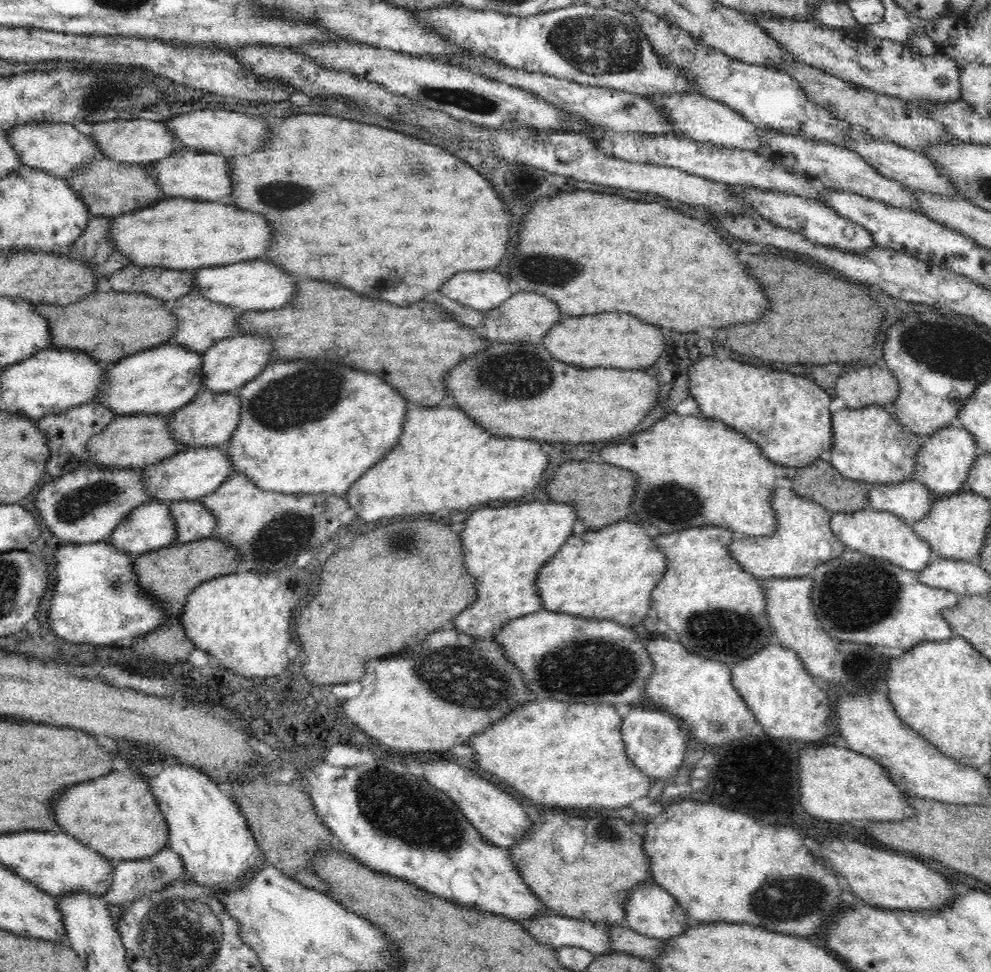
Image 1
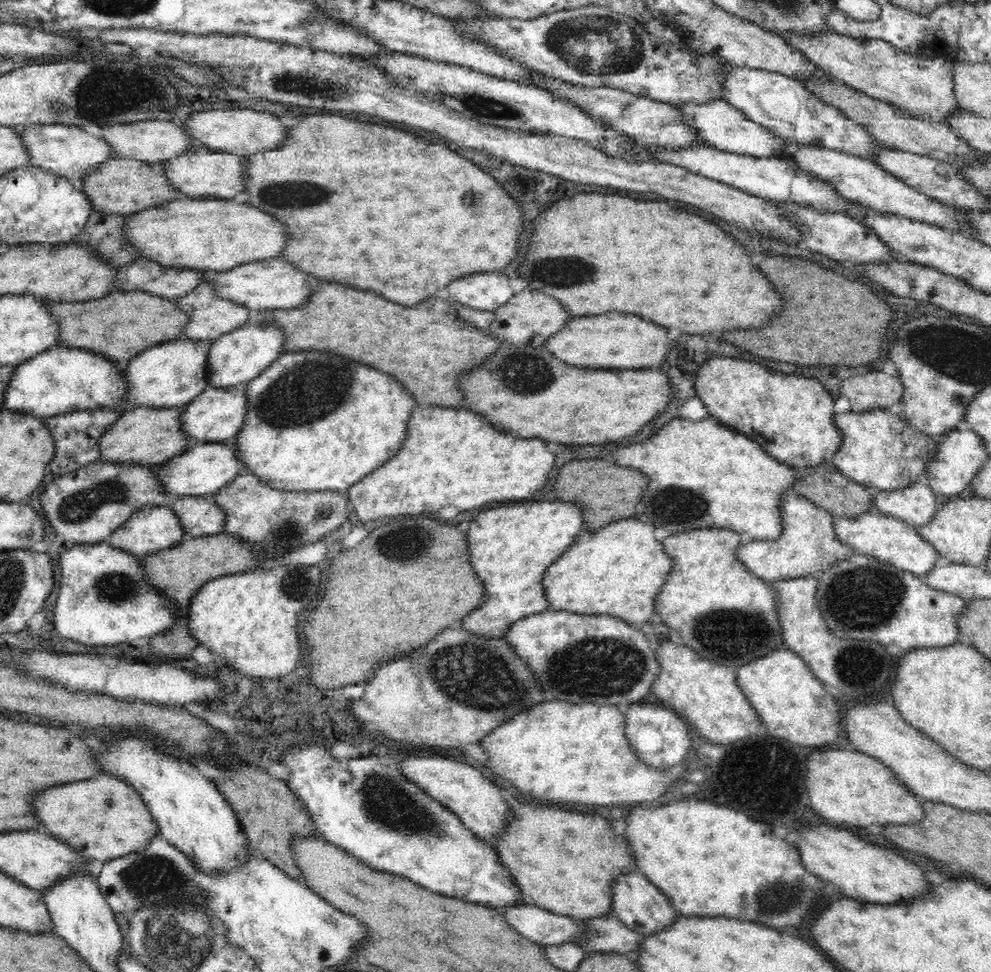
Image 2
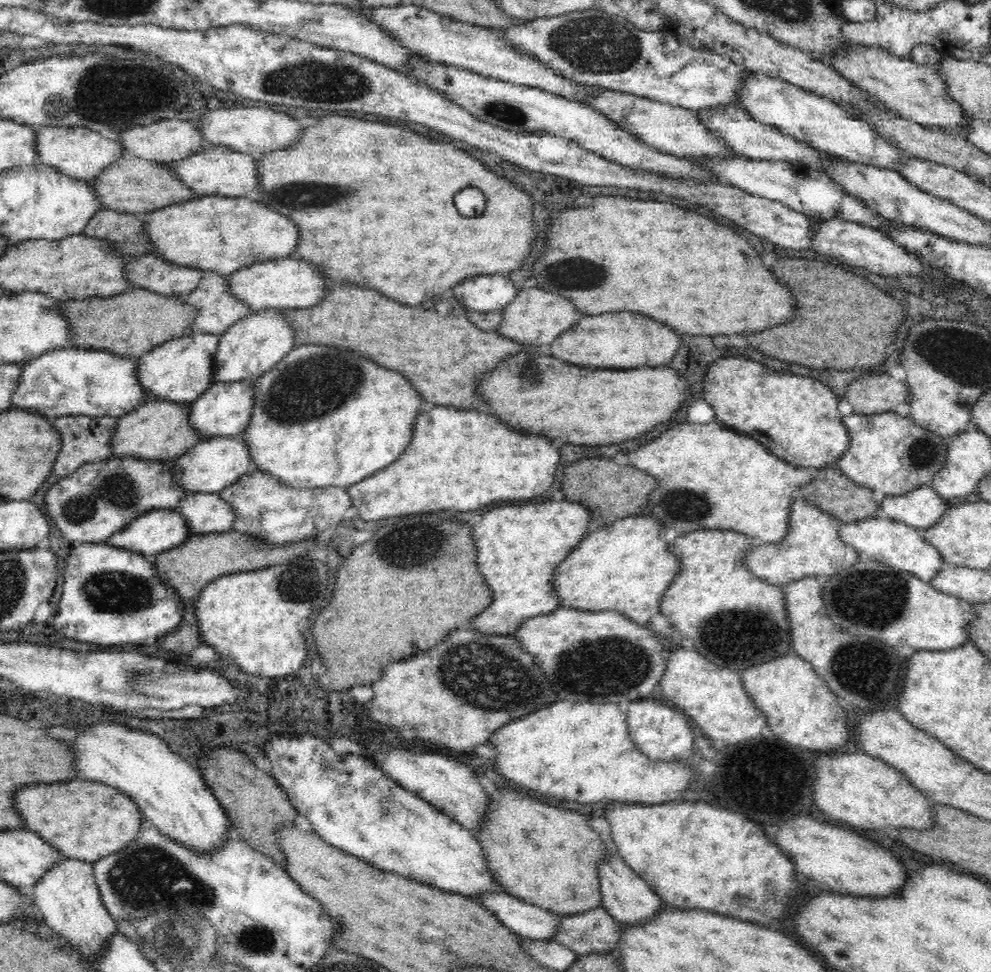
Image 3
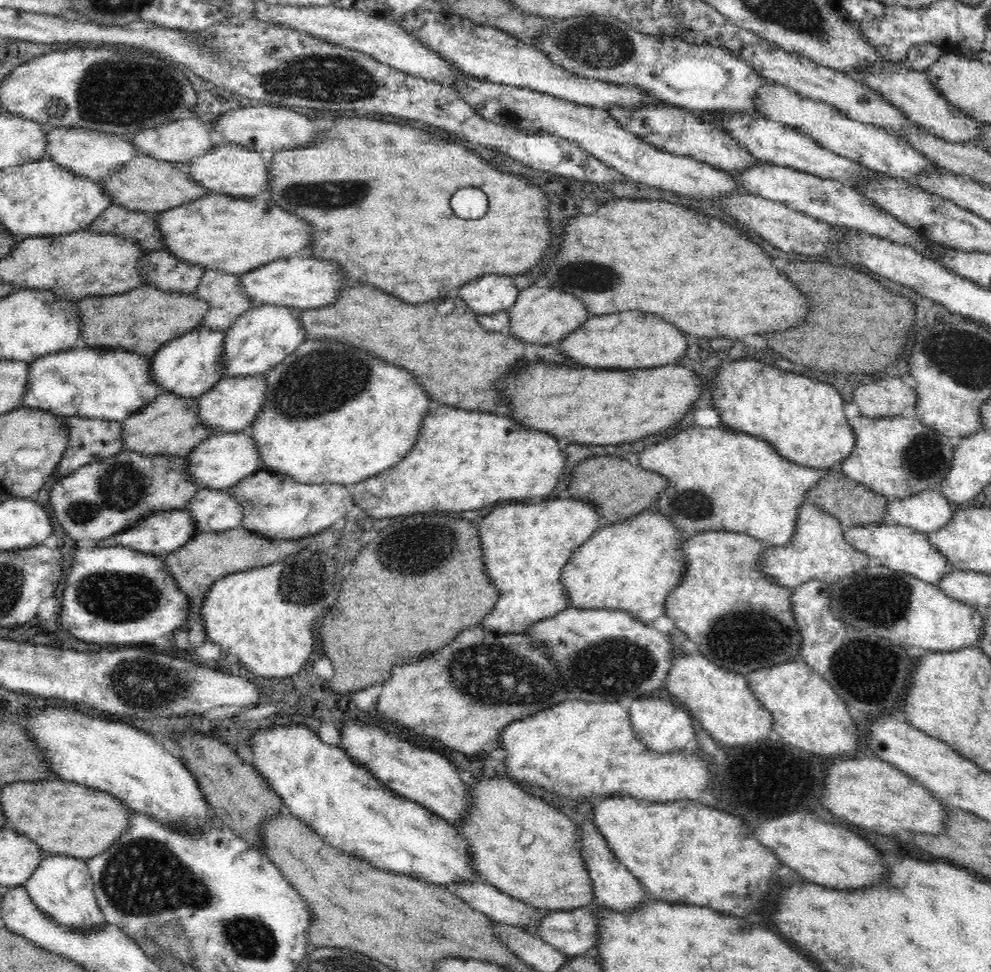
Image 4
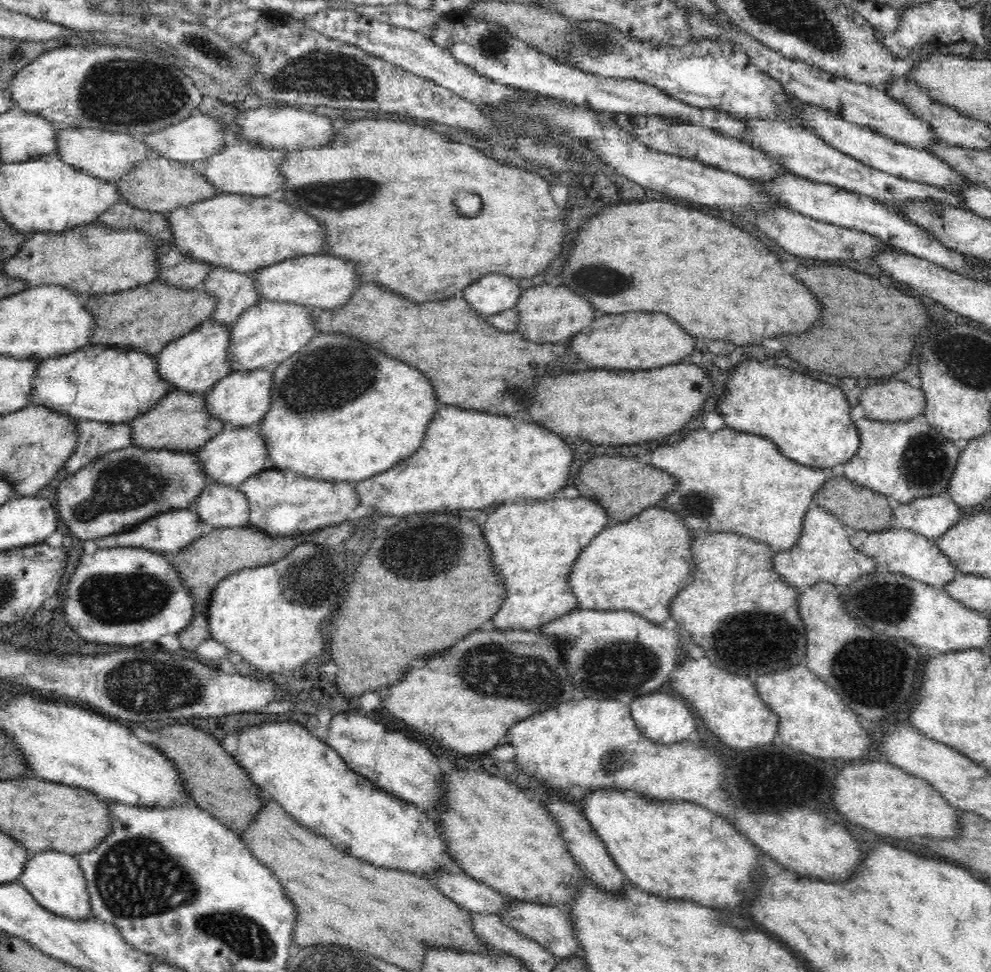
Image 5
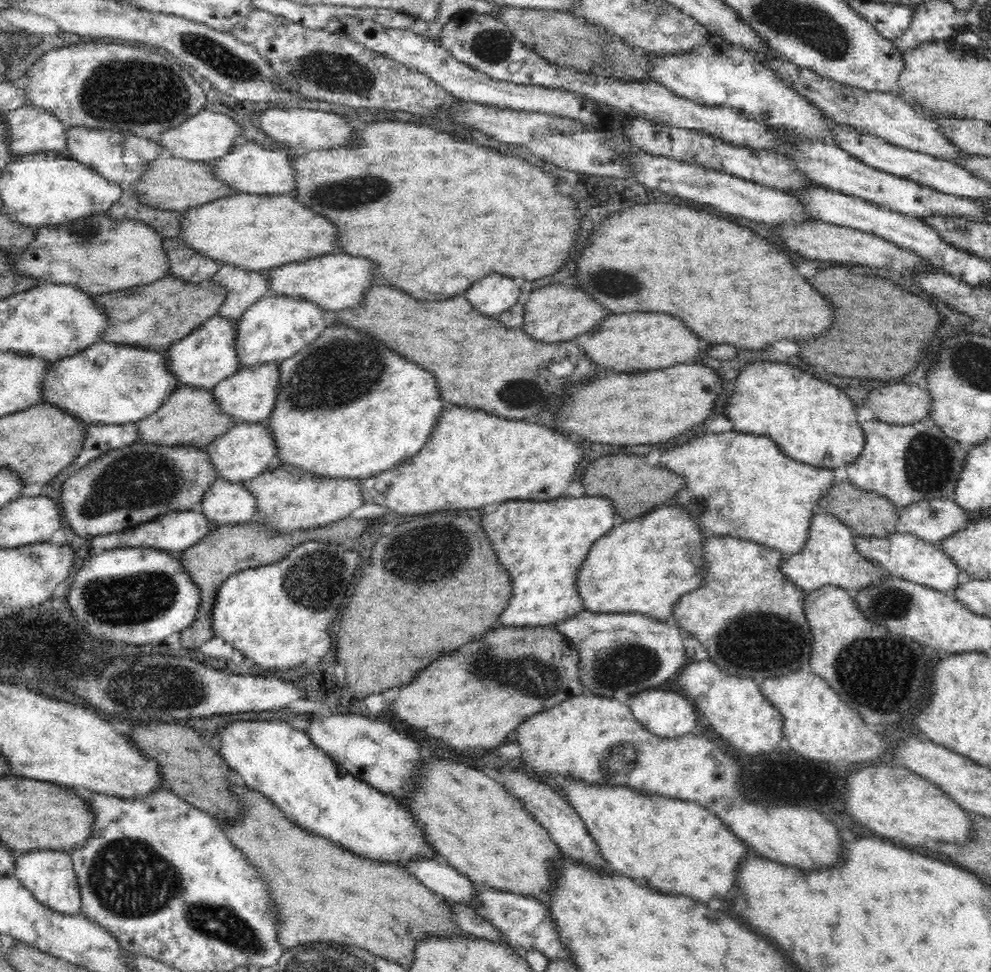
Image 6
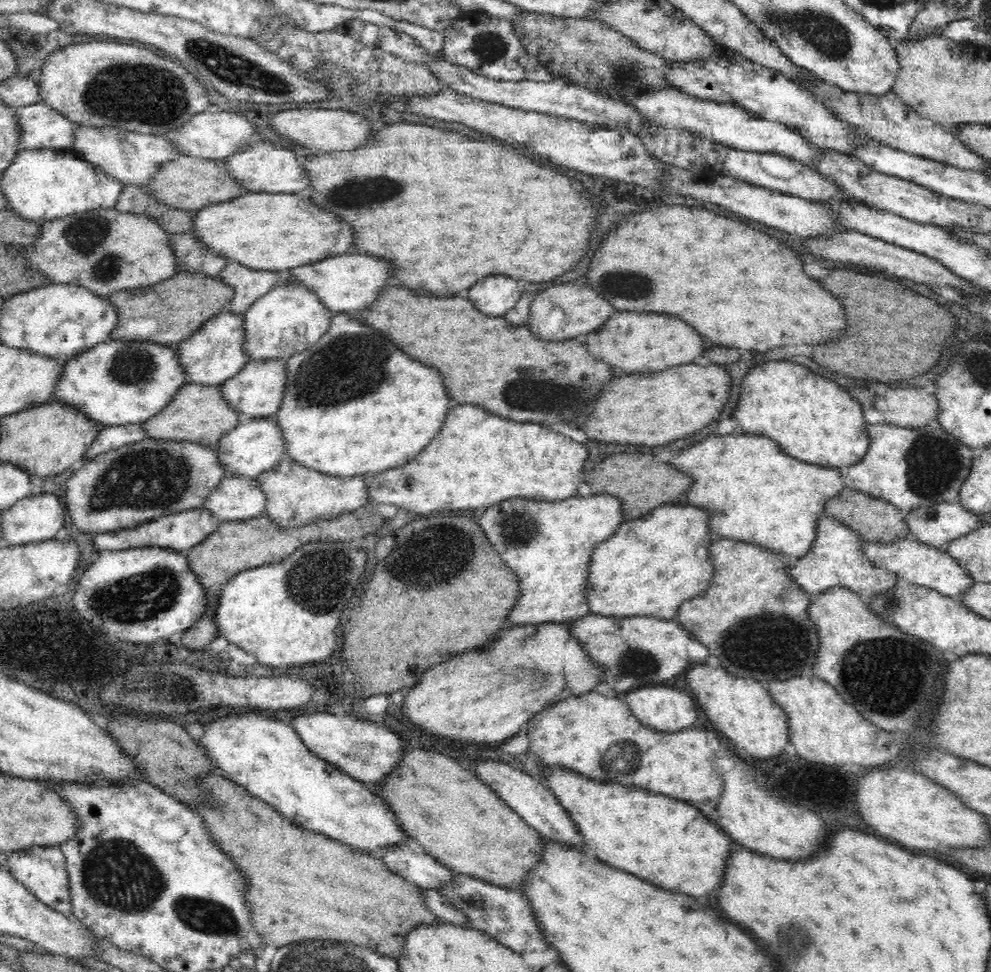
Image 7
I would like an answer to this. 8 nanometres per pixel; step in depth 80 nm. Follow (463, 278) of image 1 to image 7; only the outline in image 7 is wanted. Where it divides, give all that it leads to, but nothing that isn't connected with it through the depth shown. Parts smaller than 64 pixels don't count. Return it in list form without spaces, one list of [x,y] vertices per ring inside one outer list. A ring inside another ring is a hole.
[[[488,276],[470,290],[470,300],[486,316],[504,316],[520,300],[518,282],[508,276]]]

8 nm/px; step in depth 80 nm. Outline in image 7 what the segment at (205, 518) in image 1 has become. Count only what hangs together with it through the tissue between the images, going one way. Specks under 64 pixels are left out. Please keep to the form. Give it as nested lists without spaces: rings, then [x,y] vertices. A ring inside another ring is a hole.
[[[228,475],[210,493],[204,506],[222,522],[242,521],[264,513],[266,501],[258,477]]]

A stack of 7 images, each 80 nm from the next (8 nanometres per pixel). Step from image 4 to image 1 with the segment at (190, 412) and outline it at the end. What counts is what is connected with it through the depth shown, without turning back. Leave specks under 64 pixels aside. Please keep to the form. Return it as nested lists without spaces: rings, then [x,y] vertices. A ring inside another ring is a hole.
[[[174,413],[168,414],[126,414],[116,418],[100,432],[93,436],[88,443],[87,461],[92,465],[103,465],[122,468],[145,469],[156,464],[162,459],[180,453],[185,449],[180,442],[173,437],[169,424]]]

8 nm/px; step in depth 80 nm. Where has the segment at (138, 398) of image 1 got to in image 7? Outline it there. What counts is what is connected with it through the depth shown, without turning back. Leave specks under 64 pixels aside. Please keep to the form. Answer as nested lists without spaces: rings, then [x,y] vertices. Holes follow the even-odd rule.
[[[225,310],[204,323],[192,336],[179,343],[177,355],[184,365],[188,382],[208,386],[223,384],[236,376],[250,360],[245,351],[245,323],[242,314]]]

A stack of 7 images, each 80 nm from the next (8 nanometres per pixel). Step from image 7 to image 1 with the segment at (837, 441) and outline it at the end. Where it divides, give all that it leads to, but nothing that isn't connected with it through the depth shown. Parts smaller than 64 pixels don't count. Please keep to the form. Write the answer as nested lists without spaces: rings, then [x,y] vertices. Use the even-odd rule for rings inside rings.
[[[702,358],[698,364],[694,364],[694,374],[692,374],[692,380],[690,380],[690,386],[692,386],[692,394],[696,396],[696,400],[699,403],[702,414],[706,417],[712,417],[718,420],[724,420],[726,424],[732,424],[734,430],[746,434],[746,438],[751,440],[754,444],[757,444],[762,451],[762,454],[776,464],[780,464],[789,468],[793,473],[797,471],[800,467],[808,466],[809,464],[814,464],[816,460],[828,456],[829,450],[833,445],[833,428],[832,428],[832,413],[830,412],[830,402],[832,402],[831,396],[828,396],[814,380],[808,380],[804,376],[794,376],[794,374],[788,374],[788,372],[770,372],[766,368],[758,368],[758,366],[752,366],[752,364],[740,364],[732,358],[728,360],[718,360],[718,358]]]

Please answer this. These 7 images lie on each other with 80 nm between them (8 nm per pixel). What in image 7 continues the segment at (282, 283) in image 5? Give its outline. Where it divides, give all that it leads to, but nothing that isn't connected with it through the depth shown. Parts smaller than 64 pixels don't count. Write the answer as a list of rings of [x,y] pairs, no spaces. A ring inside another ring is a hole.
[[[346,253],[342,256],[332,256],[316,264],[294,268],[290,272],[285,272],[285,278],[288,275],[306,289],[314,291],[332,313],[353,314],[362,308],[368,308],[378,300],[380,290],[386,286],[386,280],[392,276],[392,264],[368,254]]]

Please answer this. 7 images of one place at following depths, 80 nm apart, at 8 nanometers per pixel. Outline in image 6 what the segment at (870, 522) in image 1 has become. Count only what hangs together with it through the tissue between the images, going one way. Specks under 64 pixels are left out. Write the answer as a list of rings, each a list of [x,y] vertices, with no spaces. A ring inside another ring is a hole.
[[[903,533],[884,538],[856,536],[855,545],[864,558],[884,569],[892,579],[907,580],[942,592],[955,592],[961,585],[958,581],[960,568],[958,568],[954,559],[947,555],[940,546],[930,544],[916,536]]]

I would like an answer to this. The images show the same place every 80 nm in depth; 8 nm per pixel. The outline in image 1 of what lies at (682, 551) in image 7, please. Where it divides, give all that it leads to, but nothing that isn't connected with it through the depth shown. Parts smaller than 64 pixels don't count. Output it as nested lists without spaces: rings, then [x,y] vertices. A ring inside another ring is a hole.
[[[616,522],[598,532],[576,534],[540,570],[536,586],[542,608],[582,618],[620,622],[637,628],[650,610],[652,590],[662,580],[667,560],[654,540],[632,522]]]

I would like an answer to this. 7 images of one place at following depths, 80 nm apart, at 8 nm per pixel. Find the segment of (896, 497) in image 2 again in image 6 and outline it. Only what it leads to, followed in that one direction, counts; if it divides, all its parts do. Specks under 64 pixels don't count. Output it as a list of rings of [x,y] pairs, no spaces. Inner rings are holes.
[[[954,498],[920,501],[899,511],[897,532],[913,535],[930,544],[940,546],[943,540],[964,530],[974,516],[965,511]]]

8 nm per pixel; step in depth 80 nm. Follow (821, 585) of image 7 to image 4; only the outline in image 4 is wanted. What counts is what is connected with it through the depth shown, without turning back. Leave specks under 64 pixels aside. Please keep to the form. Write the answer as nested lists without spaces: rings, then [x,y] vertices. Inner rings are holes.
[[[807,503],[800,507],[796,536],[786,546],[767,548],[764,551],[761,556],[761,571],[776,584],[795,591],[809,580],[821,580],[833,585],[872,563],[874,561],[871,557],[857,551],[847,542],[845,530],[835,516]]]

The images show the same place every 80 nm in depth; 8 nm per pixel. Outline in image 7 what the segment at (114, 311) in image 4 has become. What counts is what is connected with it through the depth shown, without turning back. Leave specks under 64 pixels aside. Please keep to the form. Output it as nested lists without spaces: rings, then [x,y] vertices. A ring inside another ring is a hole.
[[[181,270],[169,279],[160,282],[160,284],[152,285],[152,288],[118,291],[114,293],[114,296],[110,296],[108,299],[114,302],[120,315],[120,322],[118,322],[116,329],[112,329],[109,338],[114,340],[152,340],[170,345],[184,342],[208,320],[227,310],[226,306],[230,304],[235,293],[234,288],[225,284],[219,276],[208,276],[203,272]]]

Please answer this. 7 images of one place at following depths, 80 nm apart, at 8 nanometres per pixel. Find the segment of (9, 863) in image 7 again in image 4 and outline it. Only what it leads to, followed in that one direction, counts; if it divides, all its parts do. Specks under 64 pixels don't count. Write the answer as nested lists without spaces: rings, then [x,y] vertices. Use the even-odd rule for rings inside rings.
[[[43,853],[34,873],[25,882],[24,887],[34,904],[58,924],[72,928],[88,928],[88,926],[107,924],[96,903],[92,884],[92,876],[84,859]]]

